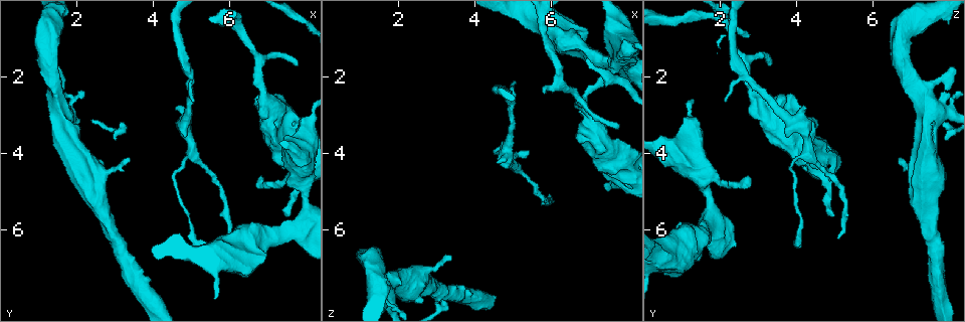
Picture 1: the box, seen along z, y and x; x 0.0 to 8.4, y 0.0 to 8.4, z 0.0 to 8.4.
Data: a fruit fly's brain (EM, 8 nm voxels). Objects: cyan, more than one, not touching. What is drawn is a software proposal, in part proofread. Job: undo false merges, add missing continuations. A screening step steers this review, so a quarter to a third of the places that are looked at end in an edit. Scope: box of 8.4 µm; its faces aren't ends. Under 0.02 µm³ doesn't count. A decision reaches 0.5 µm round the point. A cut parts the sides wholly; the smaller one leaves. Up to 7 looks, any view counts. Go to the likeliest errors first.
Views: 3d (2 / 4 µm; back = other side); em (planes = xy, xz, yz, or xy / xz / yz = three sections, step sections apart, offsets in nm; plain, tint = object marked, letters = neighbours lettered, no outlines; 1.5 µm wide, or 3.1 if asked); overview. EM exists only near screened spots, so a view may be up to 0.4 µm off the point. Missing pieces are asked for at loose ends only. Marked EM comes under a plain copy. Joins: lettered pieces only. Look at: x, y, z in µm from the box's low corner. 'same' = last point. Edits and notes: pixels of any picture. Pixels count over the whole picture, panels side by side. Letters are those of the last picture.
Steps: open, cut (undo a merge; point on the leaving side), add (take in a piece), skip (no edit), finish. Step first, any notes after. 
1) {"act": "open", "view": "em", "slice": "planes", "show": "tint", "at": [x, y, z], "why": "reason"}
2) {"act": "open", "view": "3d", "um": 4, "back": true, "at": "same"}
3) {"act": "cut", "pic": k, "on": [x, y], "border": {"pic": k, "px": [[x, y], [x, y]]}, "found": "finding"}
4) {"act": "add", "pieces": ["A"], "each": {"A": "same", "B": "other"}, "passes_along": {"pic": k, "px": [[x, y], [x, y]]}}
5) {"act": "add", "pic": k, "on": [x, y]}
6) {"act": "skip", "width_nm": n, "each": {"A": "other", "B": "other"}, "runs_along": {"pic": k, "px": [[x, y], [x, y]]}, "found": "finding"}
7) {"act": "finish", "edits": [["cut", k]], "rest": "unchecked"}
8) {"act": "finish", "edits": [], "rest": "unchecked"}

{"act": "open", "view": "3d", "um": 2, "at": [7.80, 1.70, 3.30], "why": "branch stops here"}

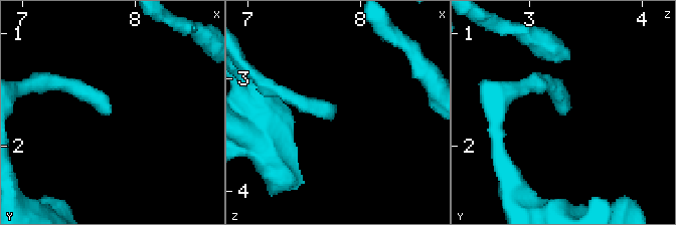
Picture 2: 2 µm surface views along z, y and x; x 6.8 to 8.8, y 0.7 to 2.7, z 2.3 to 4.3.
{"act": "open", "view": "em", "slice": "yz", "step": 8, "show": "letters", "at": [7.82, 1.70, 3.28], "why": "need the tissue"}

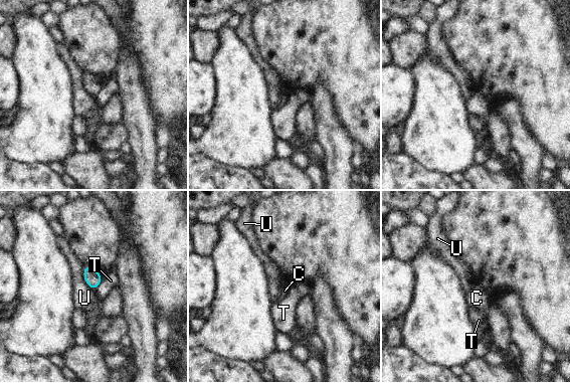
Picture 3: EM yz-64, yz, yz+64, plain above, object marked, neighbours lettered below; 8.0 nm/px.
{"act": "open", "view": "em", "slice": "planes", "show": "letters", "at": "same", "why": "another direction"}

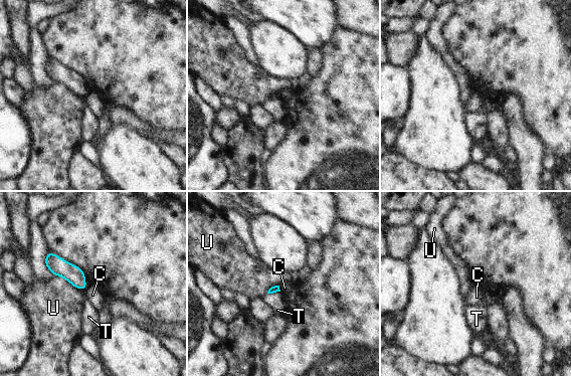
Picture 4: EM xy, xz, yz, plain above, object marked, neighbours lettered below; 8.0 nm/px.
{"act": "skip", "each": {"C": "other", "T": "other", "U": "other"}, "found": "none of them fits"}

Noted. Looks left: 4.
{"act": "open", "view": "em", "slice": "xy", "step": 8, "show": "tint", "at": [5.40, 6.45, 4.05], "why": "tapers out"}

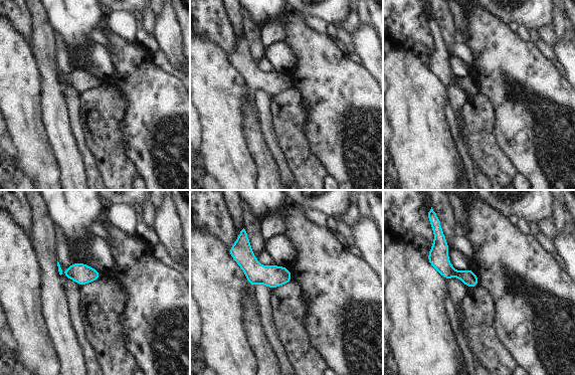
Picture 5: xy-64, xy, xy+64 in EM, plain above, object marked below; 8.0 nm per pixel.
{"act": "open", "view": "em", "slice": "planes", "show": "letters", "at": "same"}

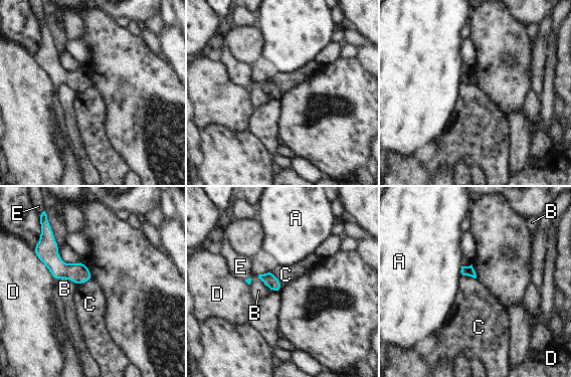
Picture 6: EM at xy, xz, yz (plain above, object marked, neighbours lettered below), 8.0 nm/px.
{"act": "skip", "each": {"A": "other", "B": "other", "C": "other", "D": "other", "E": "other"}, "runs_along": {"pic": 6, "px": [[42, 251], [60, 269], [89, 276]]}, "found": "none of them fits"}

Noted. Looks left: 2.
{"act": "finish", "edits": [], "rest": "unchecked"}

